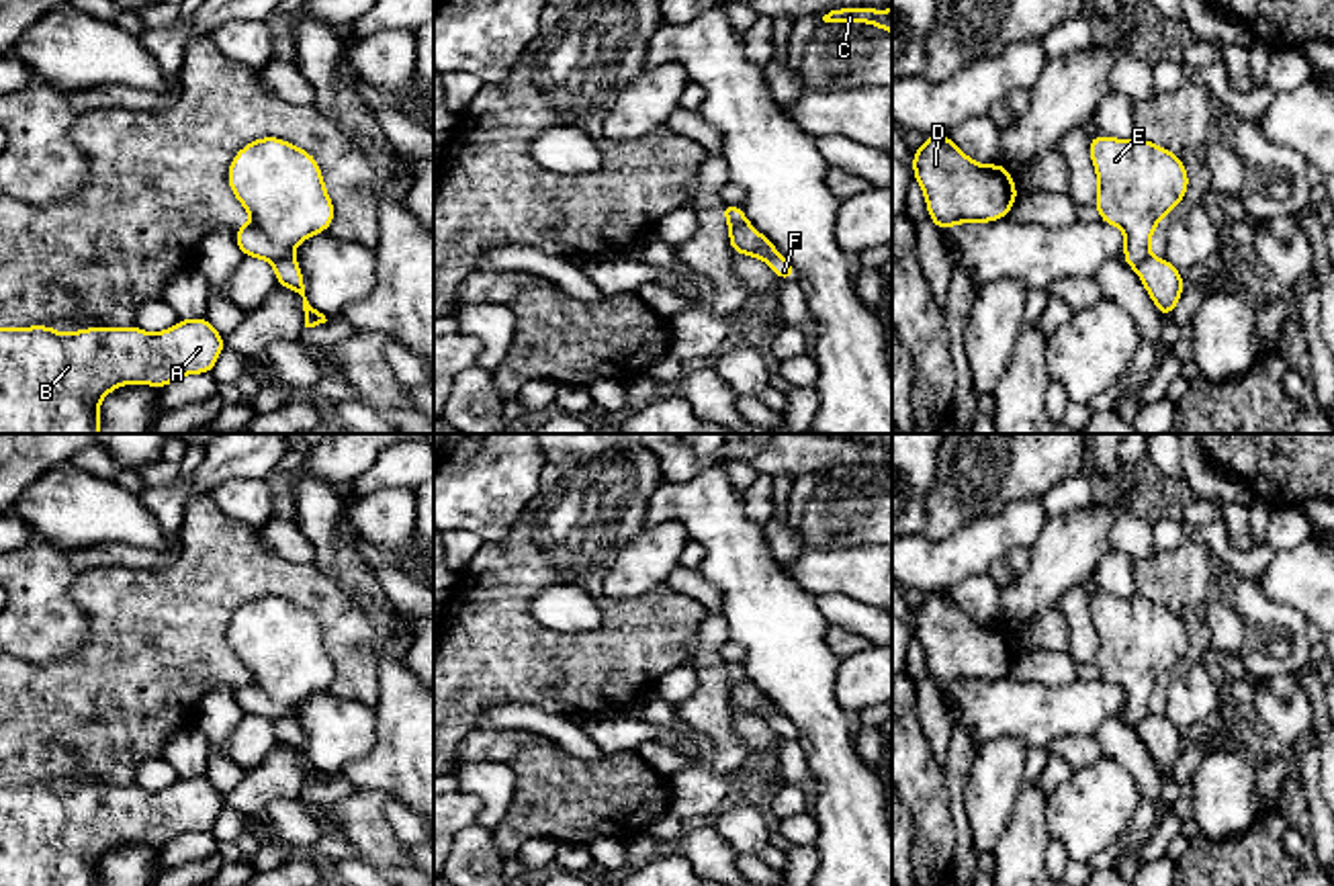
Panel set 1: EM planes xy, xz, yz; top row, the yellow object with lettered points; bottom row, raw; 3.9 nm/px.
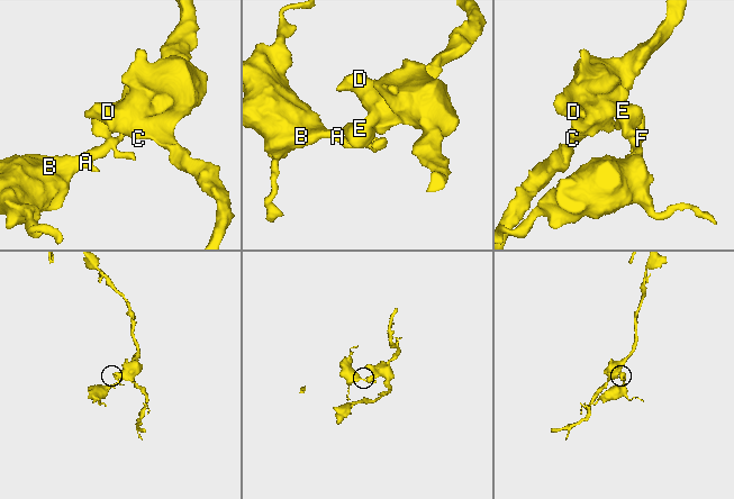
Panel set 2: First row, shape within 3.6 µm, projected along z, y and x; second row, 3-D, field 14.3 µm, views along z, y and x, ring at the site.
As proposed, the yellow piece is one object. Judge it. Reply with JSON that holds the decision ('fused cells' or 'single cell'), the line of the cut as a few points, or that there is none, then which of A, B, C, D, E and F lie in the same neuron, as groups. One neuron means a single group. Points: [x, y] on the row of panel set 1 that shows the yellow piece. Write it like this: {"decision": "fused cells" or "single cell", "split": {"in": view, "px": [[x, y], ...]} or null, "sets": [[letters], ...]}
{"decision": "fused cells", "split": {"in": "xy", "px": [[293, 256], [275, 264]]}, "sets": [["A", "B", "F"], ["C", "D", "E"]]}

